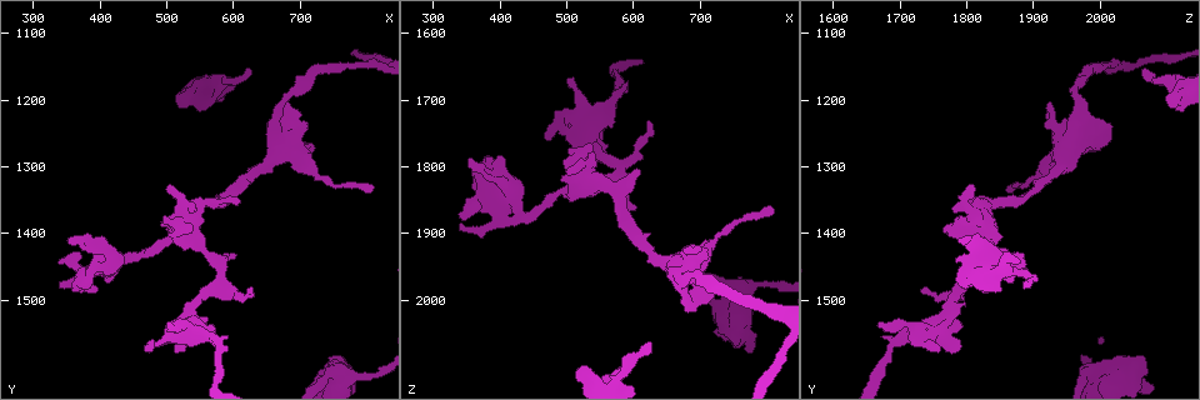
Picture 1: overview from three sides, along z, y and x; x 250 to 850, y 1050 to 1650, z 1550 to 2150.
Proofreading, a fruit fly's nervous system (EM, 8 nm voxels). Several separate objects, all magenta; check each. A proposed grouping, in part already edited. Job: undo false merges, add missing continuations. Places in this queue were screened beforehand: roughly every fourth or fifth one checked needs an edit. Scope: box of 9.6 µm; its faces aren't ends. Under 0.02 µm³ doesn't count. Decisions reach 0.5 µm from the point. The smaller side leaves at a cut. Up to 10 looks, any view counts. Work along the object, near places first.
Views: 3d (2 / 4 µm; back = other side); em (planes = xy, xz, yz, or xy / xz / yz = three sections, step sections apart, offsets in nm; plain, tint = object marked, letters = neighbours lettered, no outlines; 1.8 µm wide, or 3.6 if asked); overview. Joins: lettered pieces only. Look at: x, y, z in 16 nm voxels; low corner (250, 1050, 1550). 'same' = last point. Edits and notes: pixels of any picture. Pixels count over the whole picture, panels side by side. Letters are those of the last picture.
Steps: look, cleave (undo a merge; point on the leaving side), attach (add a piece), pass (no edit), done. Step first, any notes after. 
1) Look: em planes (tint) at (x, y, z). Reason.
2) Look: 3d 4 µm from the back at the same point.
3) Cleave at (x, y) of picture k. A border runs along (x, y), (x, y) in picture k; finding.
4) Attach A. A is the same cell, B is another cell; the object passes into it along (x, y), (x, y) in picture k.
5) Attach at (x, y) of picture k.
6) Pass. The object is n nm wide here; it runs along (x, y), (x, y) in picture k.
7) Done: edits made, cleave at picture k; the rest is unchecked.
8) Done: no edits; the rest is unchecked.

Look: 3d 4 µm at (625, 1155, 2060). An open end.

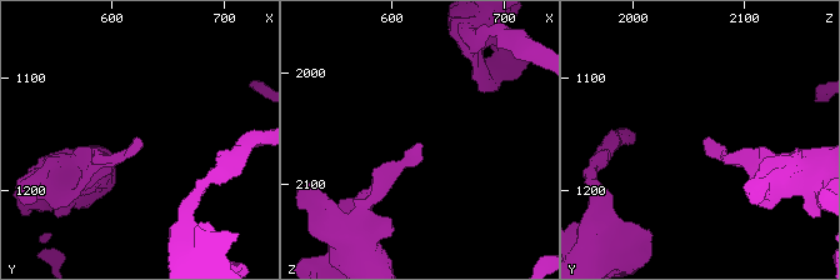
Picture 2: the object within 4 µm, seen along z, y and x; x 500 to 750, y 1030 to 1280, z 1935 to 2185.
Look: em yz step 8 (letters) at (624, 1154, 2060).

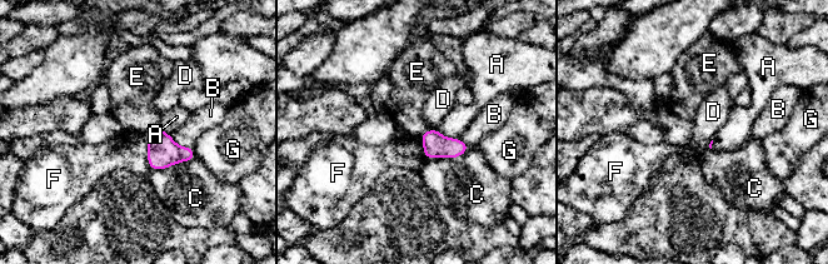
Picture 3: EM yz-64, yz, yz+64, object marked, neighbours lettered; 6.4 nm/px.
Pass. A, B, C, D, E, F and G are other cells; a border runs along (158, 126), (145, 132) in picture 3; no lettered piece goes on from it.

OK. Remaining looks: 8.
Look: 3d 2 µm at (505, 1535, 1670). An open end.

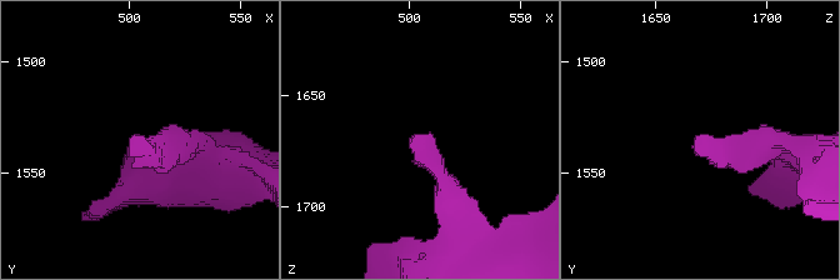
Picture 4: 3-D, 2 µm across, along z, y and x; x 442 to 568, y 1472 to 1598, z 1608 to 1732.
Look: em planes (tint) at (504, 1534, 1669). Need the tissue.

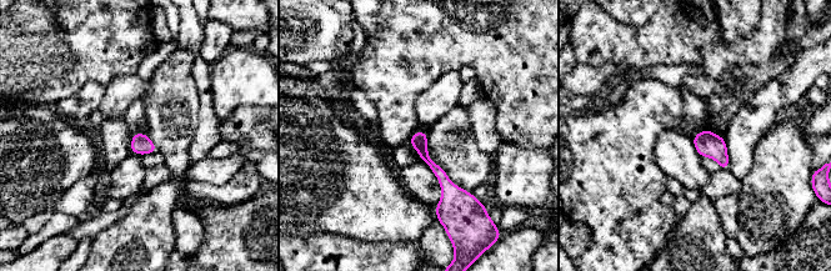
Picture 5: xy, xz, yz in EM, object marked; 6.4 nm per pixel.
Look: em planes (letters) at the same point.

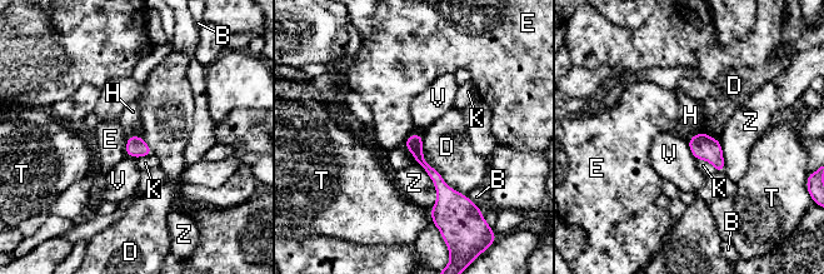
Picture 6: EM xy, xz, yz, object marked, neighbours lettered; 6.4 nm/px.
Pass. The object is 110 nm wide here; B, D, E, H, K, T, V and Z are other cells; a border runs along (129, 135), (124, 154) in picture 6; none of them fits.

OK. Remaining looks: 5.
Look: em xy step 4 (tint) at (625, 1485, 1735). Tapers out.

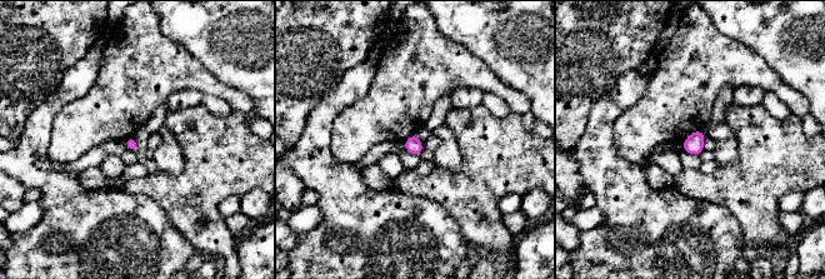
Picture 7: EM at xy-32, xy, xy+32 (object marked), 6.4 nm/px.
Look: em planes (letters) at the same point.

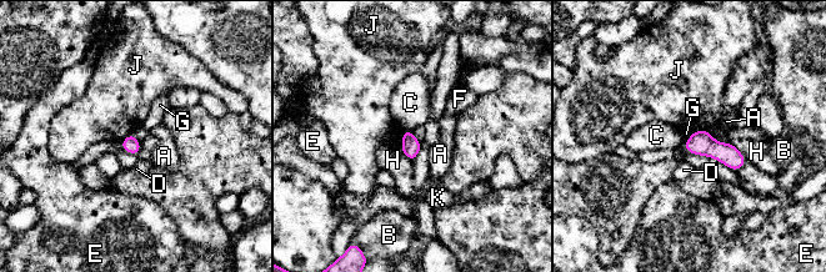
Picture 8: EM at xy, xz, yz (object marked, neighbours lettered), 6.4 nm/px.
Pass. The longest contact is with F, 150 nm; A, B, C, D, E, F, G, H, J and K are other cells; a border runs along (694, 131), (684, 144), (686, 151) in picture 8; none of them fits.

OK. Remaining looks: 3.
Look: 3d 4 µm from the back at (505, 1335, 1810).

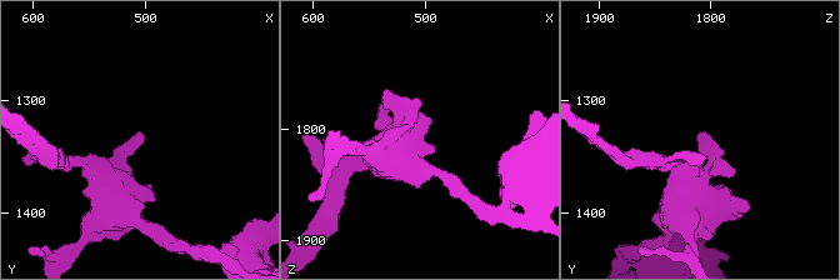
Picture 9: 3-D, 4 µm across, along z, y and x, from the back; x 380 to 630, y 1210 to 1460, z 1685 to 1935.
Look: em planes (letters) at (504, 1330, 1812).

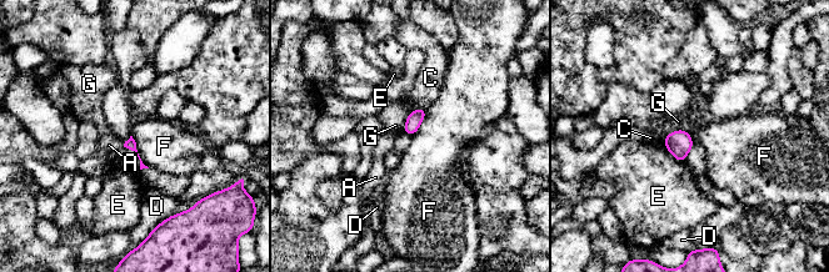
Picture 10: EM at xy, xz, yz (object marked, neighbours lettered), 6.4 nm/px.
Pass. A, C, D, E, F and G are other cells; a border runs along (131, 135), (140, 160), (149, 167) in picture 10; no lettered piece goes on from it.

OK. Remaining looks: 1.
Done: no edits; the rest is unchecked.

